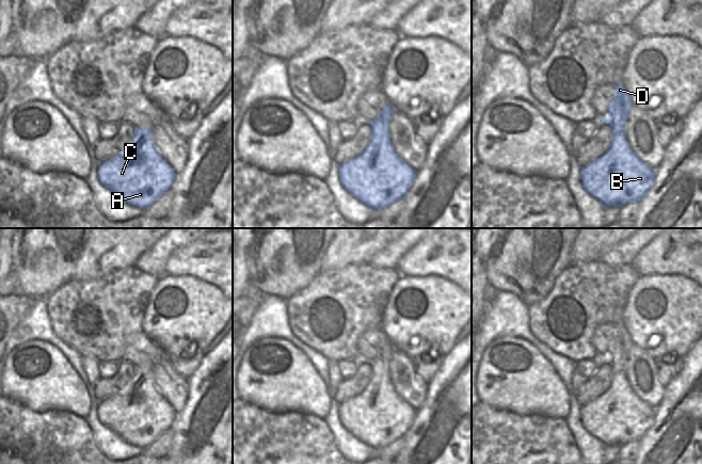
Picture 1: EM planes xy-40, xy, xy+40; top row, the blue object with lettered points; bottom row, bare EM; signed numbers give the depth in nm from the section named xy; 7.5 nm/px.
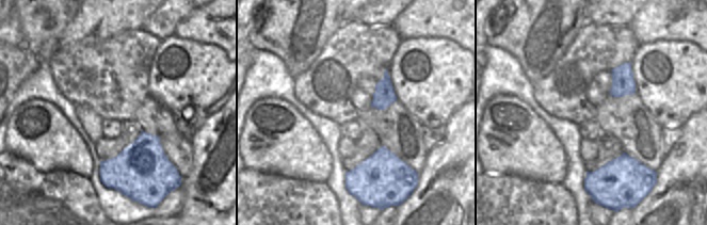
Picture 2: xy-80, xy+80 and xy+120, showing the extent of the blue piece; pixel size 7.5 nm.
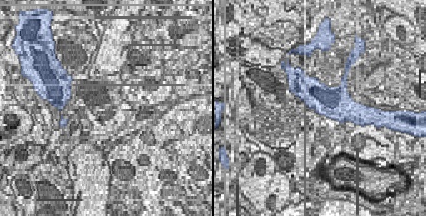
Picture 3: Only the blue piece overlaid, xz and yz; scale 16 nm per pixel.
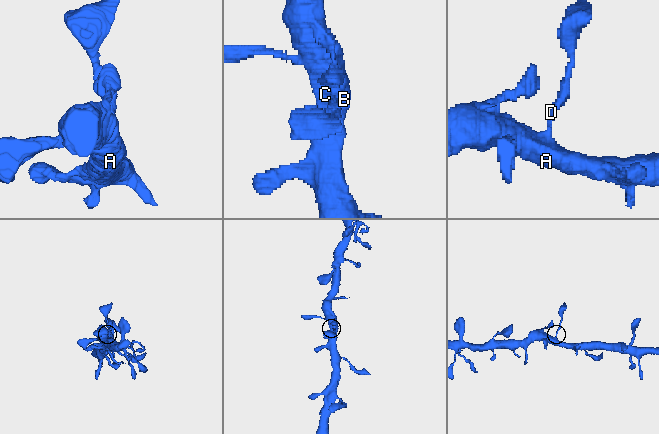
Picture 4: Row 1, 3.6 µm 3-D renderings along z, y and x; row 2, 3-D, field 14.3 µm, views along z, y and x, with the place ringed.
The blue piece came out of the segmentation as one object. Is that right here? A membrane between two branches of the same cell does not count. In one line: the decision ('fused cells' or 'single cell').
single cell

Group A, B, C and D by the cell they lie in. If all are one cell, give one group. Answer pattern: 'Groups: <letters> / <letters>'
Groups: A B C D.

